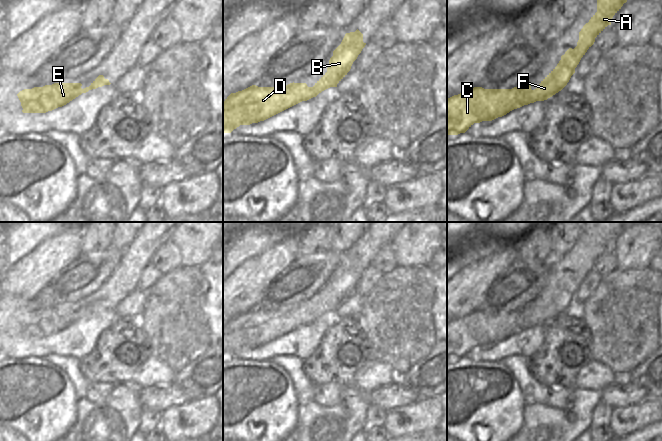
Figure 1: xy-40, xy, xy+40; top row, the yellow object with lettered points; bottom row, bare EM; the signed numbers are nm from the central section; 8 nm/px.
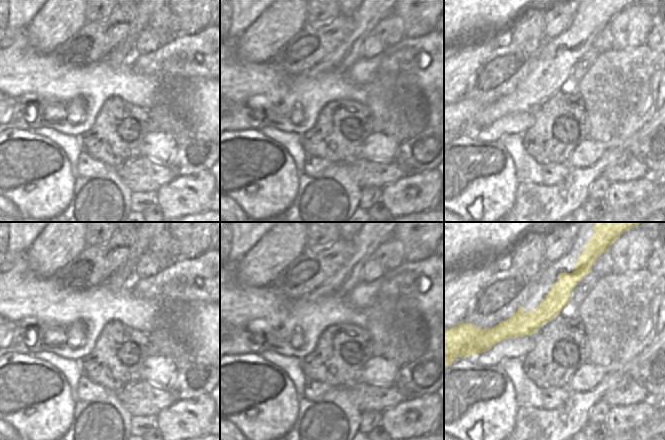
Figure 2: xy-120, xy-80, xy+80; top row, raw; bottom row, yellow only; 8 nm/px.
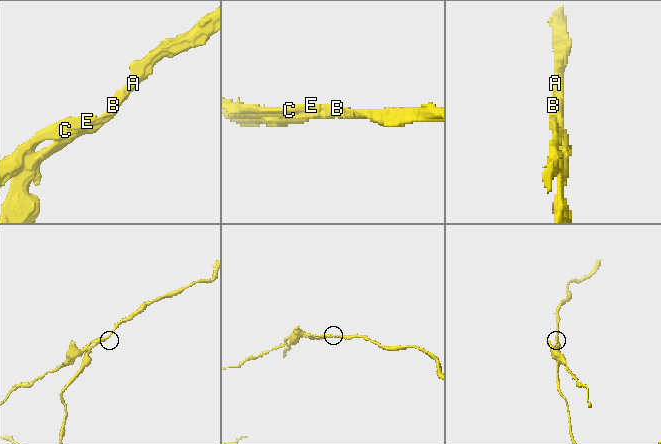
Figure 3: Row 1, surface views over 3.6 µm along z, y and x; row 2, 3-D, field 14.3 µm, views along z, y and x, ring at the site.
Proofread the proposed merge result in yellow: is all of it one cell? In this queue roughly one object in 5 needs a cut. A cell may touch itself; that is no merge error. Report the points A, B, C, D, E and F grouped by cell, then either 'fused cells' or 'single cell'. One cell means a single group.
A B F / C D E; fused cells

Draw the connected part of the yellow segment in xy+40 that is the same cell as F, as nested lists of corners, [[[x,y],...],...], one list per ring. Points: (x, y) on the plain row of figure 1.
[[[598,222],[597,236],[591,241],[579,256],[577,270],[569,272],[557,290],[541,305],[539,310],[532,314],[525,309],[517,324],[517,332],[544,325],[561,315],[575,297],[575,292],[587,274],[594,268],[595,262],[611,249],[613,240],[621,233],[627,222]]]

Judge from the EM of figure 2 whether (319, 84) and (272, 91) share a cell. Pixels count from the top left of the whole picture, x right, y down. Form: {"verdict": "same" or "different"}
{"verdict": "same"}

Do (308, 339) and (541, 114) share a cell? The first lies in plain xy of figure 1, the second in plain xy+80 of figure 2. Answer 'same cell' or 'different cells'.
different cells

